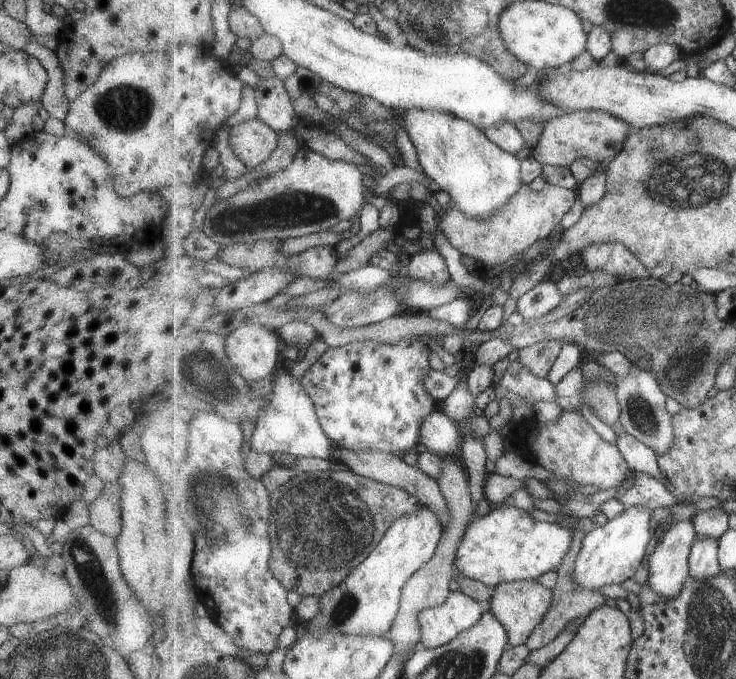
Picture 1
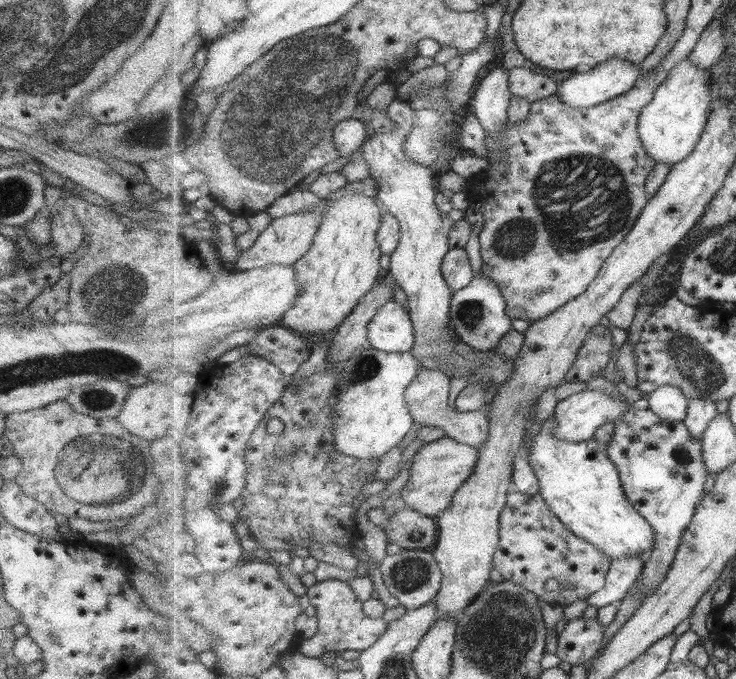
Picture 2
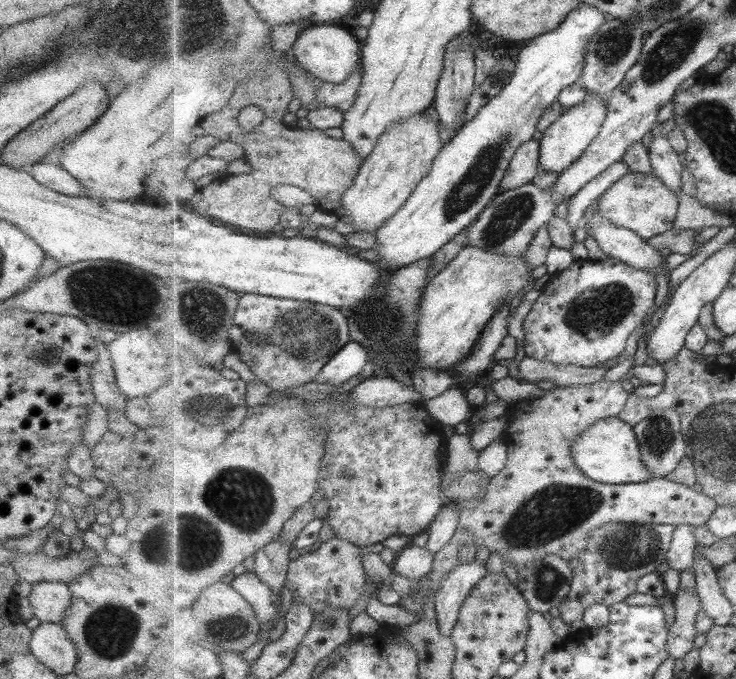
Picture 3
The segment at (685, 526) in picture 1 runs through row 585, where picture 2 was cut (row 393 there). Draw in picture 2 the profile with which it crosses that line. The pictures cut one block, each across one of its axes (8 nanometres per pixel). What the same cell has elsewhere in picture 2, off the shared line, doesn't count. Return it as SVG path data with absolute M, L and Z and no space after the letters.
M667 383L648 396L649 408L667 421L683 421L689 412L689 398L681 388Z

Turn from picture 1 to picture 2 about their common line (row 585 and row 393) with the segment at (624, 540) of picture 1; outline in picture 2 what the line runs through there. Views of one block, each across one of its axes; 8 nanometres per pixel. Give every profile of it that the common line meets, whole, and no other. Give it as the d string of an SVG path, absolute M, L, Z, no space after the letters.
M587 389L583 392L574 394L570 398L559 401L556 408L555 419L557 419L557 428L555 428L555 437L564 441L583 442L591 440L596 435L597 430L603 427L607 422L617 422L623 412L627 412L630 405L623 403L621 399L605 393L603 389Z

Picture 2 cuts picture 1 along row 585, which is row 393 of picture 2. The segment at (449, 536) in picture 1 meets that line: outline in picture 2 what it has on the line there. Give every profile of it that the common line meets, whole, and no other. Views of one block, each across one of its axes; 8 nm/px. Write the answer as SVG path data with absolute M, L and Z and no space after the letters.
M422 367L420 374L415 376L412 384L405 392L405 399L409 405L409 411L415 418L415 422L421 426L441 427L447 433L447 437L453 437L456 441L468 444L479 449L481 444L489 440L489 415L487 409L480 411L461 412L457 408L449 408L449 390L451 390L451 377L439 369L427 369Z

